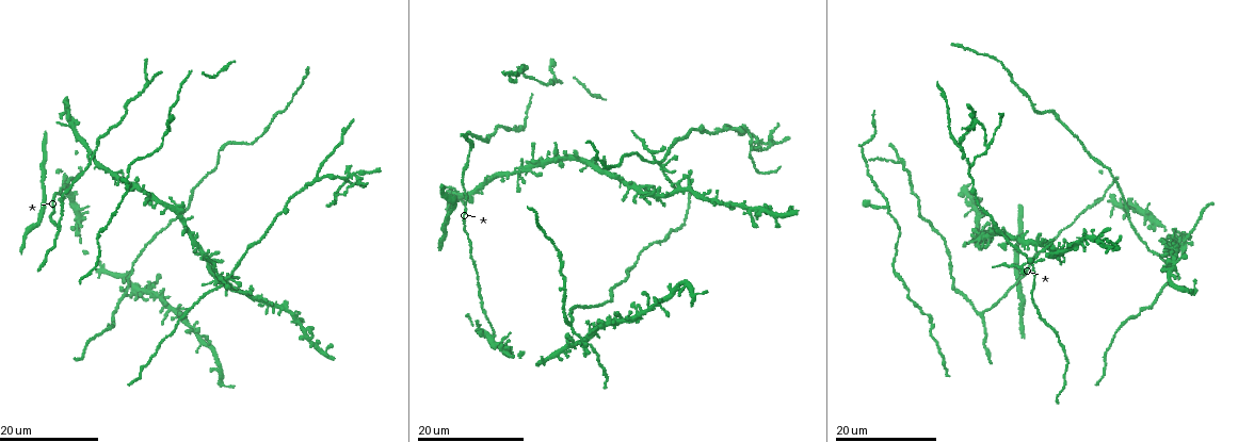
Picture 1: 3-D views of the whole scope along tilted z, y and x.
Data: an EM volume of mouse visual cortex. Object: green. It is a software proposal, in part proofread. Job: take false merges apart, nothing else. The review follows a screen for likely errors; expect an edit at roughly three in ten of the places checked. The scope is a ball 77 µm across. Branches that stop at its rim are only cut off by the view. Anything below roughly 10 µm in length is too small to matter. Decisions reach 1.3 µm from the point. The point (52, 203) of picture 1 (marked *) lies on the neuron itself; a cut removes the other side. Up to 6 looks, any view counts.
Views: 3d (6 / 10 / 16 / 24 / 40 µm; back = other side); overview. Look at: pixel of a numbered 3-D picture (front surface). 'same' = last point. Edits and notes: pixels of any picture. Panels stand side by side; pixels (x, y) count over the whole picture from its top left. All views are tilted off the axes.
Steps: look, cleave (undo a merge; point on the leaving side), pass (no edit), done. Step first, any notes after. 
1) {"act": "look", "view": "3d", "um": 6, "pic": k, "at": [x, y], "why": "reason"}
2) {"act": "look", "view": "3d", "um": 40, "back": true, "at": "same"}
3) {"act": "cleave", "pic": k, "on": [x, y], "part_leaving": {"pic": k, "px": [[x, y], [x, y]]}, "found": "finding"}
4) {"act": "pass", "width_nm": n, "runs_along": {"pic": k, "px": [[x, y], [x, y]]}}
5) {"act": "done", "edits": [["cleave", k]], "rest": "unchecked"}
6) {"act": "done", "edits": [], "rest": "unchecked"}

{"act": "look", "view": "3d", "um": 24, "pic": 1, "at": [100, 164], "why": "looks like a crossing"}

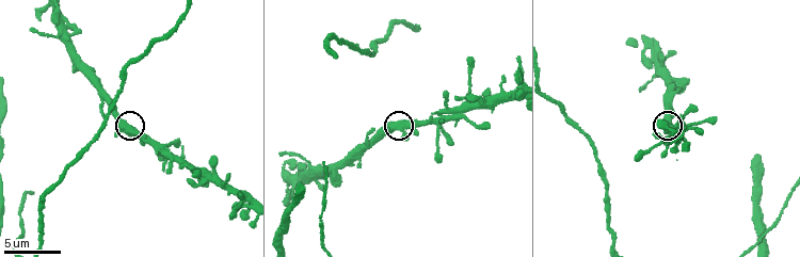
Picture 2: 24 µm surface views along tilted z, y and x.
{"act": "look", "view": "3d", "um": 10, "pic": 2, "at": [395, 125]}

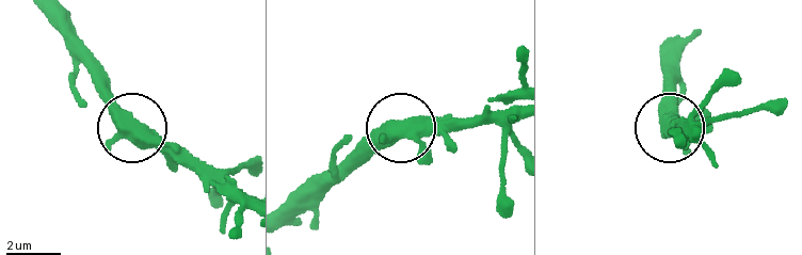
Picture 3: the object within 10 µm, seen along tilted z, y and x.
{"act": "pass", "width_nm": 490, "found": "one neuron here"}

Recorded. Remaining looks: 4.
{"act": "look", "view": "3d", "um": 16, "pic": 1, "at": [1179, 249], "why": "branch point"}

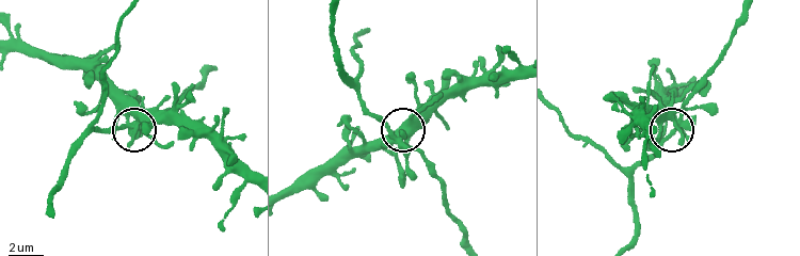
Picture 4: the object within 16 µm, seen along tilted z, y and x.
{"act": "look", "view": "3d", "um": 6, "pic": 4, "at": [126, 125]}

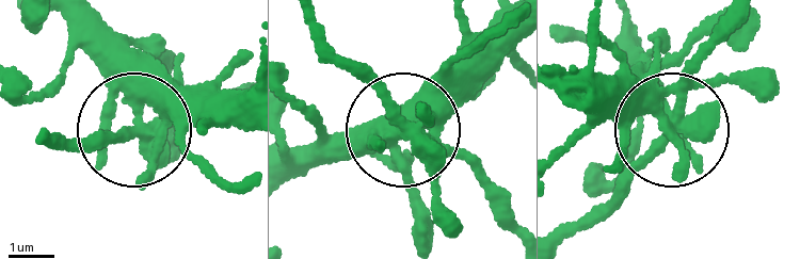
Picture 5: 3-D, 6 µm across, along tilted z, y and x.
{"act": "pass", "found": "one neuron here"}

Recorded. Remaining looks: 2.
{"act": "look", "view": "3d", "um": 24, "pic": 1, "at": [316, 177], "why": "three arms meet"}

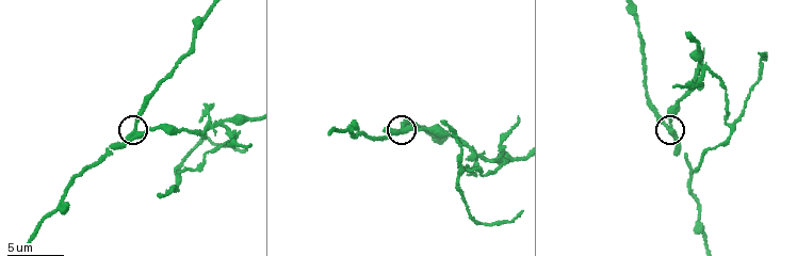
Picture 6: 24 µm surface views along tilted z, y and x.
{"act": "look", "view": "3d", "um": 10, "pic": 6, "at": [666, 127]}

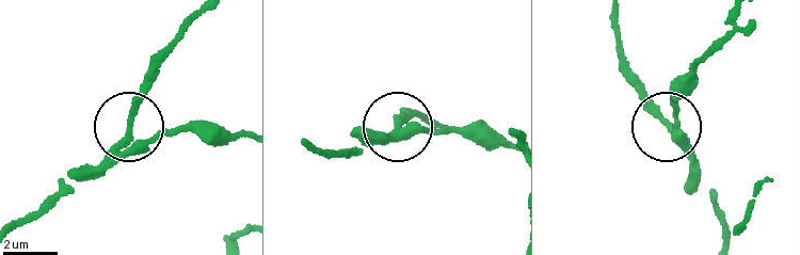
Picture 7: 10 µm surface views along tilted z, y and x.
{"act": "cleave", "pic": 7, "on": [158, 130], "part_leaving": {"pic": 7, "px": [[125, 150], [187, 128], [241, 133]]}, "found": "two neurons meet here"}

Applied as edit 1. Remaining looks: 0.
{"act": "done", "edits": [["cleave", 7]], "rest": "unchecked"}

